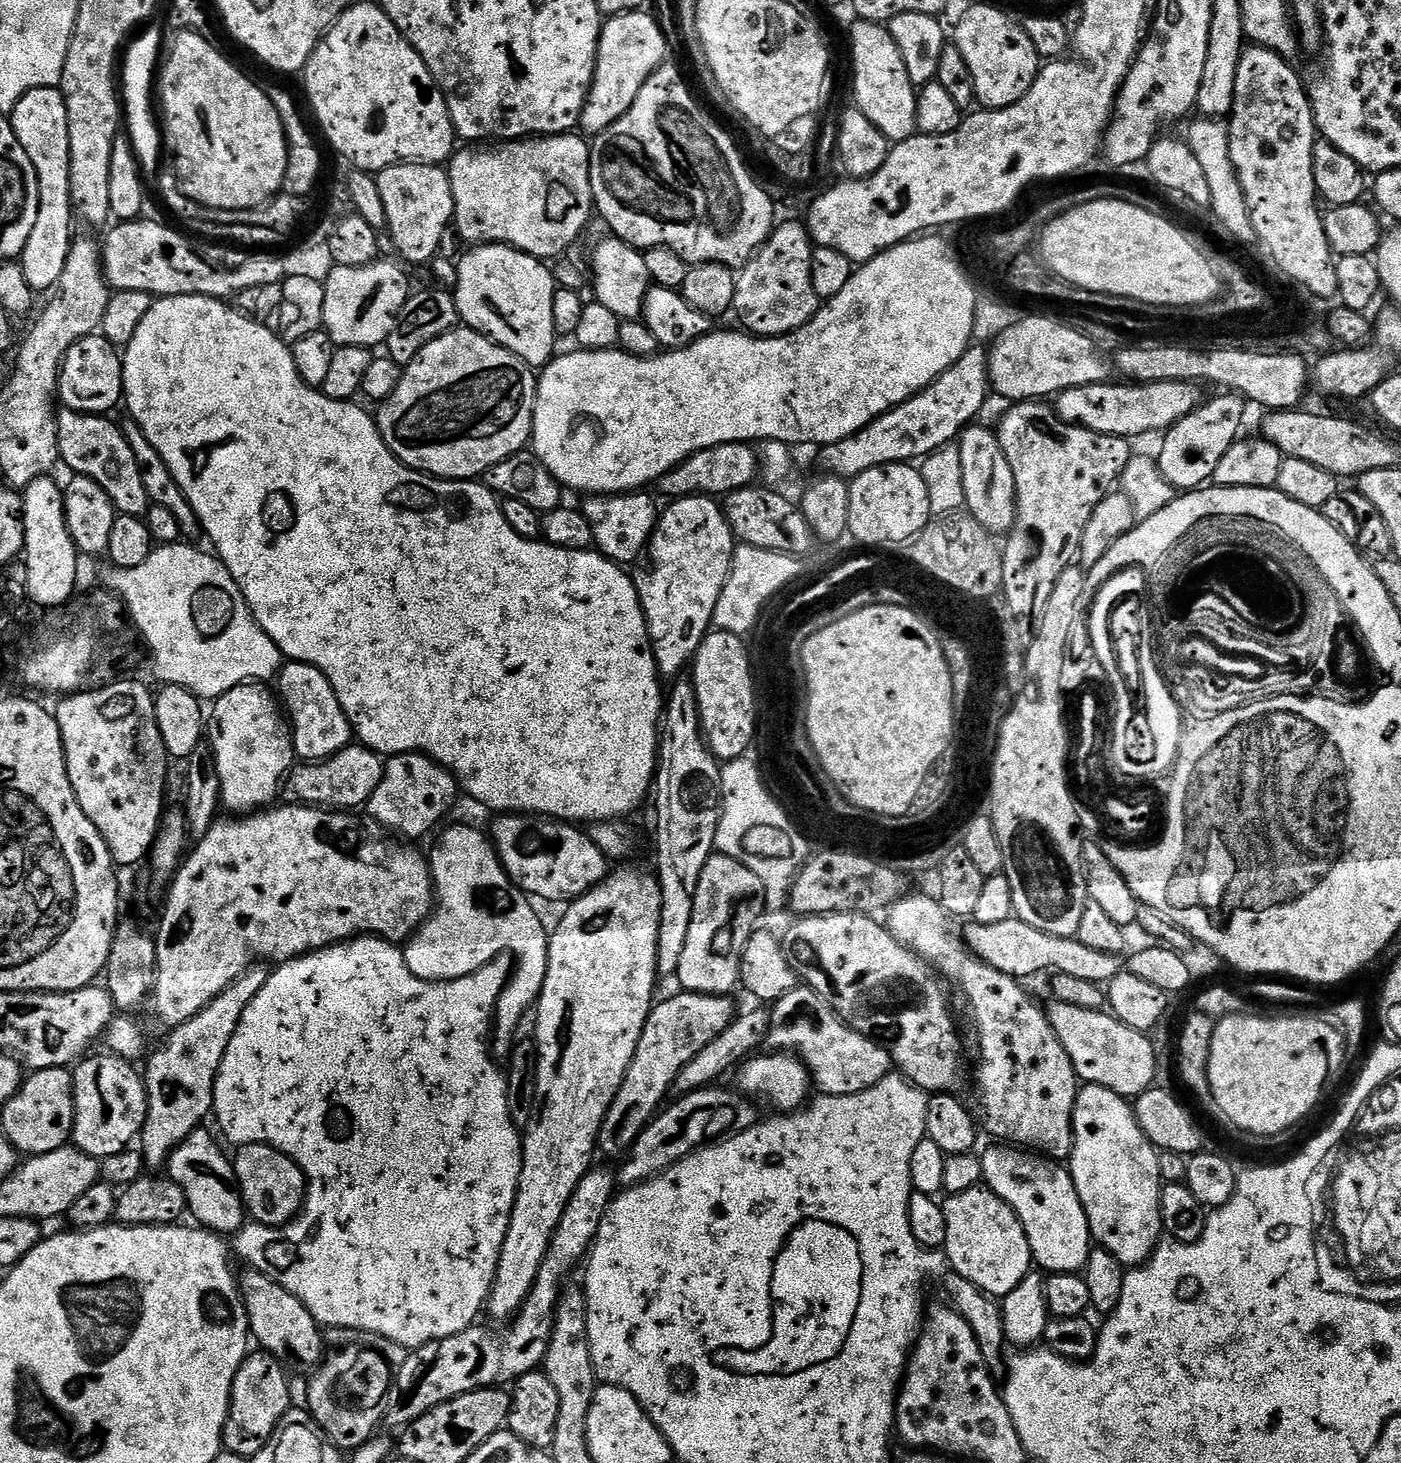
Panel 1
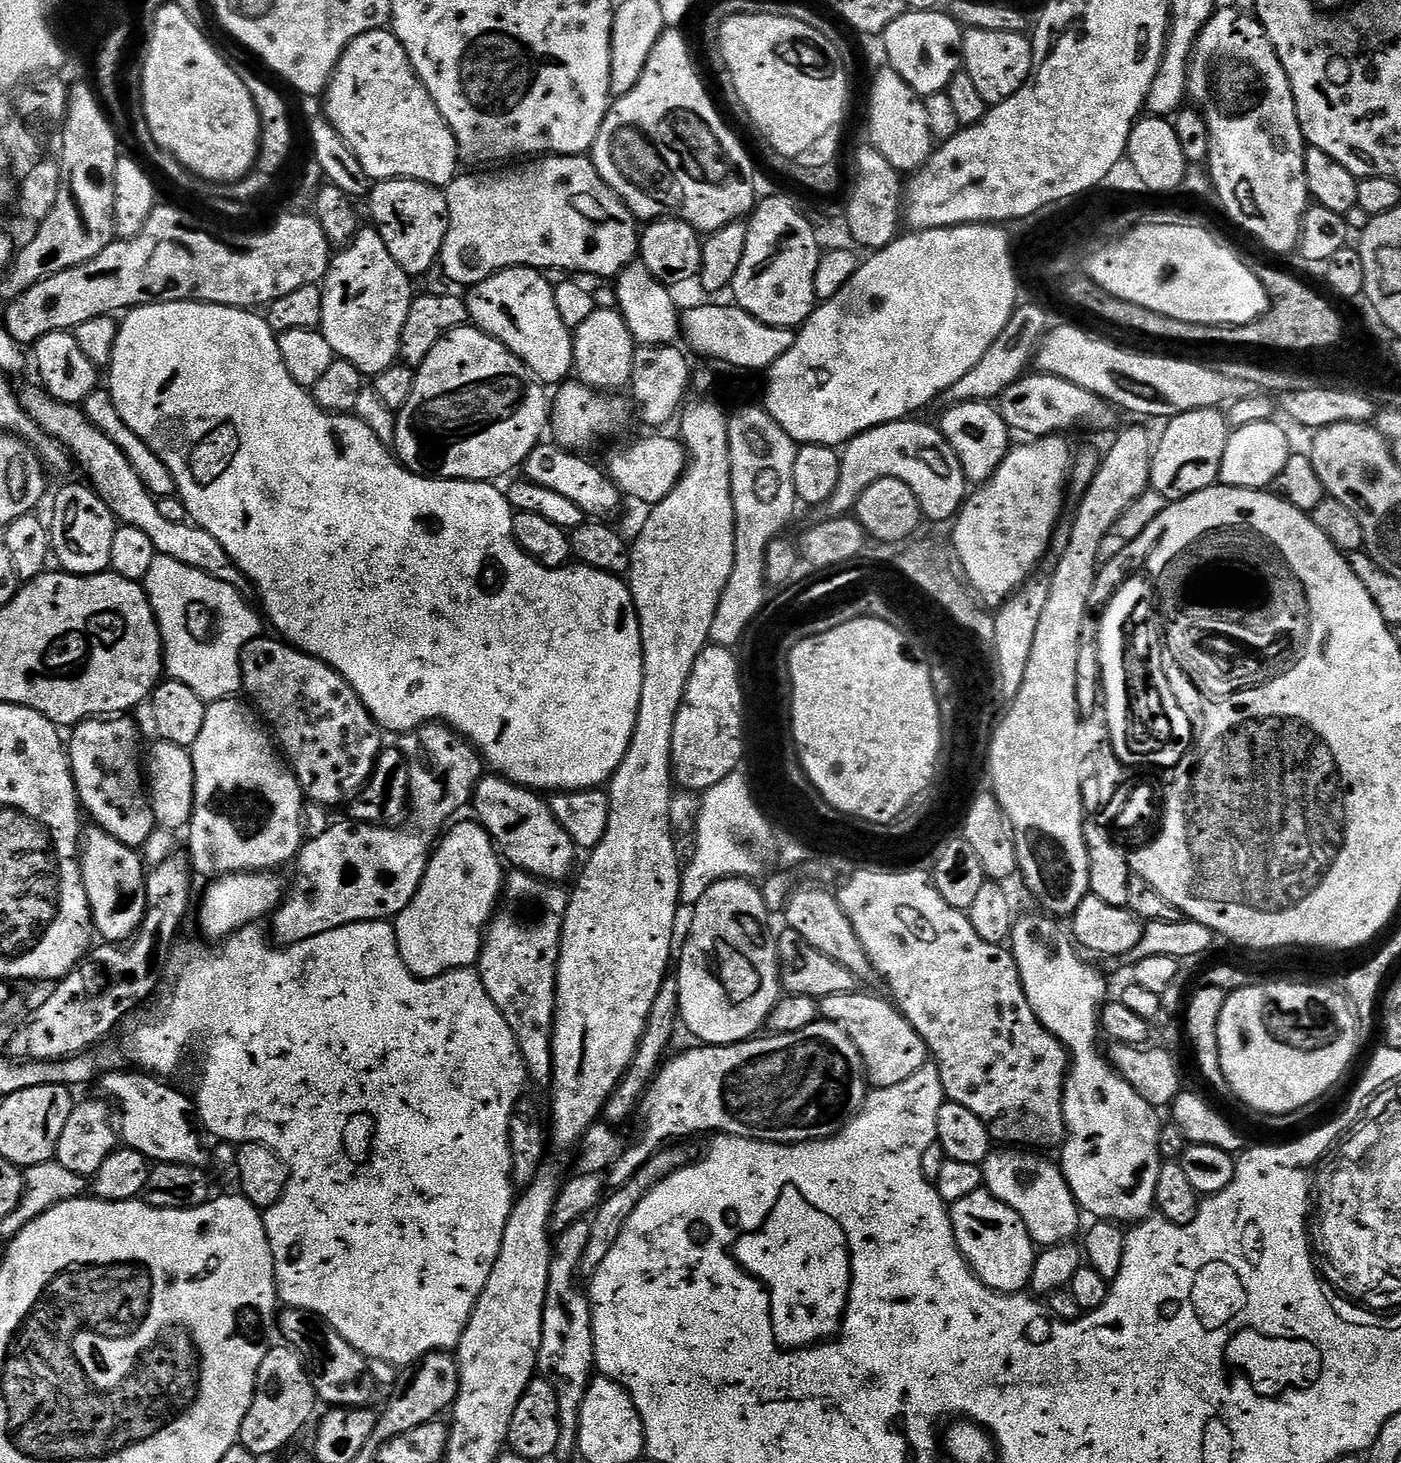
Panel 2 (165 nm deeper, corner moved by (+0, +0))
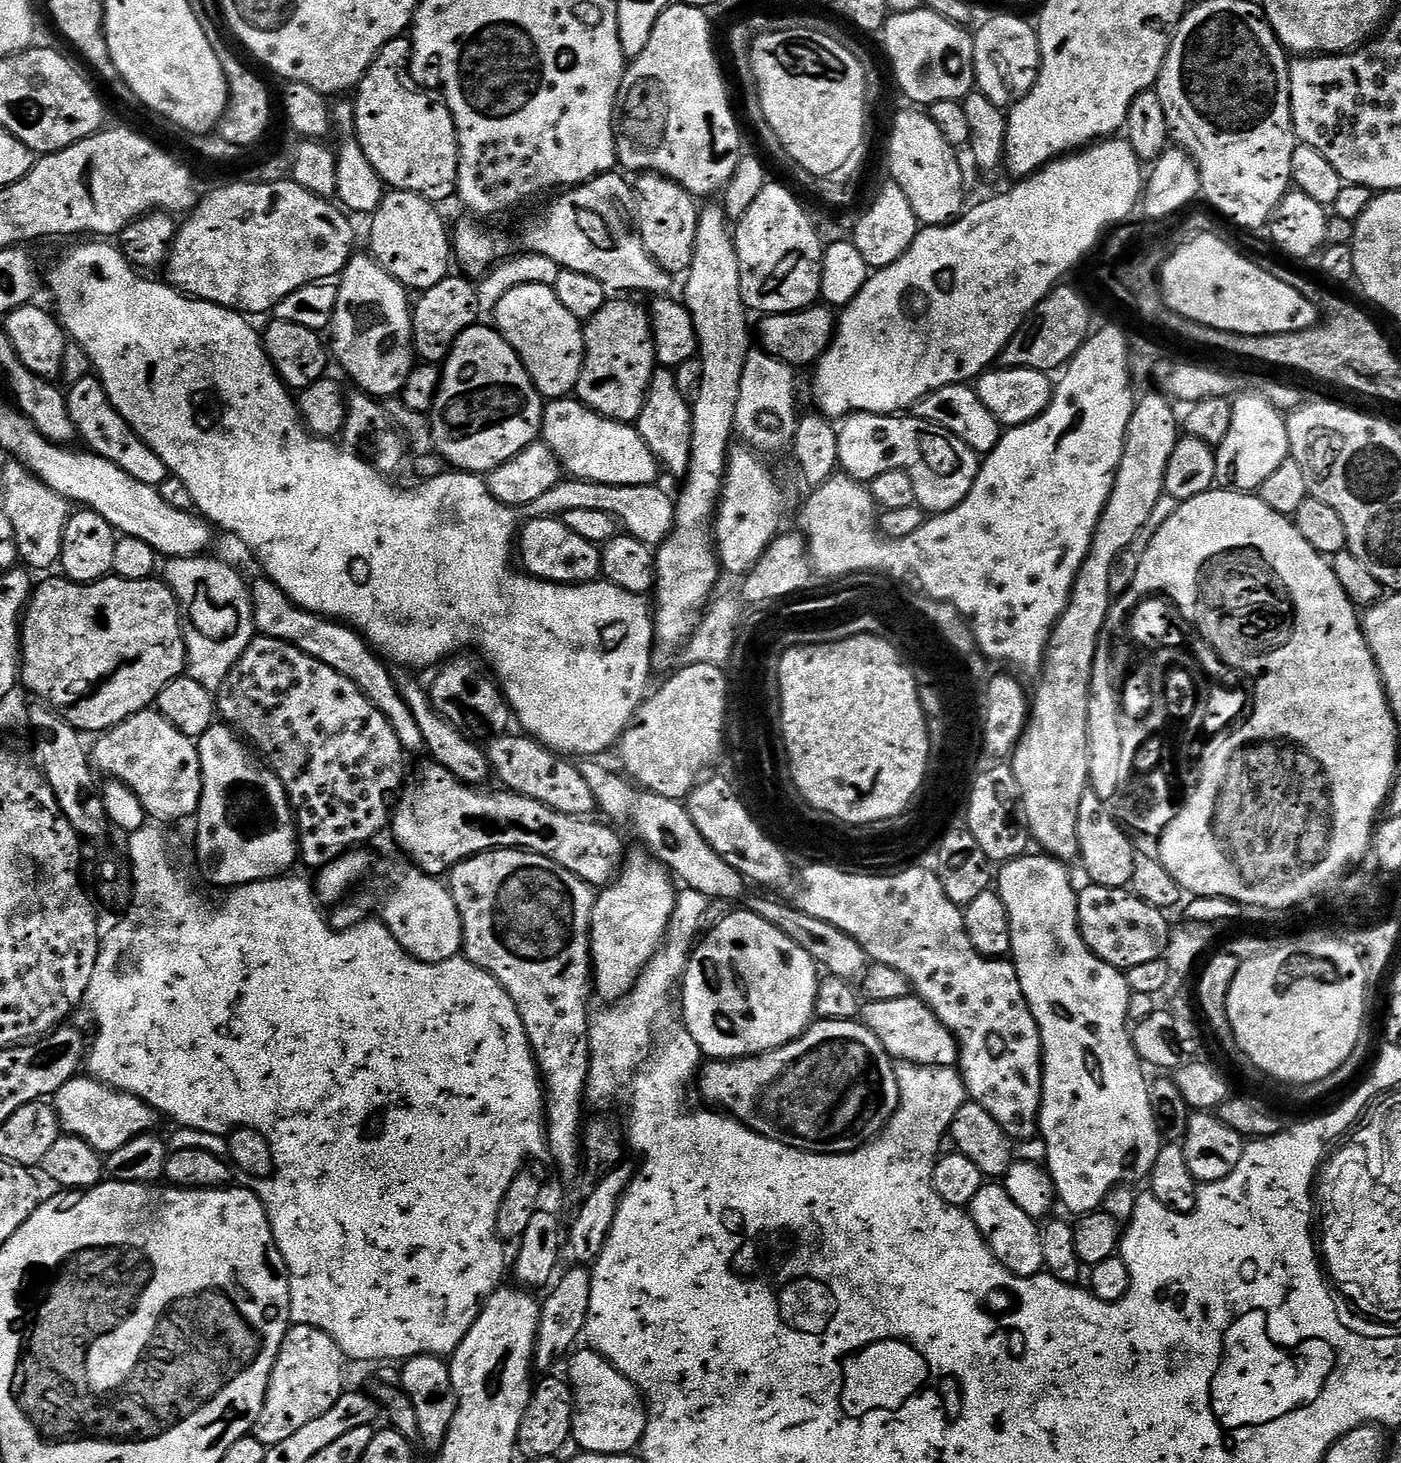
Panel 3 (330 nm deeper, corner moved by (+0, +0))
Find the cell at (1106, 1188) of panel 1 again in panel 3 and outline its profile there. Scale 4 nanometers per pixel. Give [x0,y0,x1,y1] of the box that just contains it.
[998,854,1162,1214]

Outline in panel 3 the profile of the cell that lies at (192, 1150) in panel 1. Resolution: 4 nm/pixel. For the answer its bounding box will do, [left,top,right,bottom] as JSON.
[54,1074,158,1154]

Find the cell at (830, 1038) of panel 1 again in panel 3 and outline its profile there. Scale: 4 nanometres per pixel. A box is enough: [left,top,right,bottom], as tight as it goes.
[862,994,960,1068]

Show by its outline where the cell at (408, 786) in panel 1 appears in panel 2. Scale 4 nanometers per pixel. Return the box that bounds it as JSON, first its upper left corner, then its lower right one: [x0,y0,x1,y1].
[270,722,486,945]

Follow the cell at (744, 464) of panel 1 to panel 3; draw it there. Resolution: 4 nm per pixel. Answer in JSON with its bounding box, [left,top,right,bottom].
[542,398,662,486]

